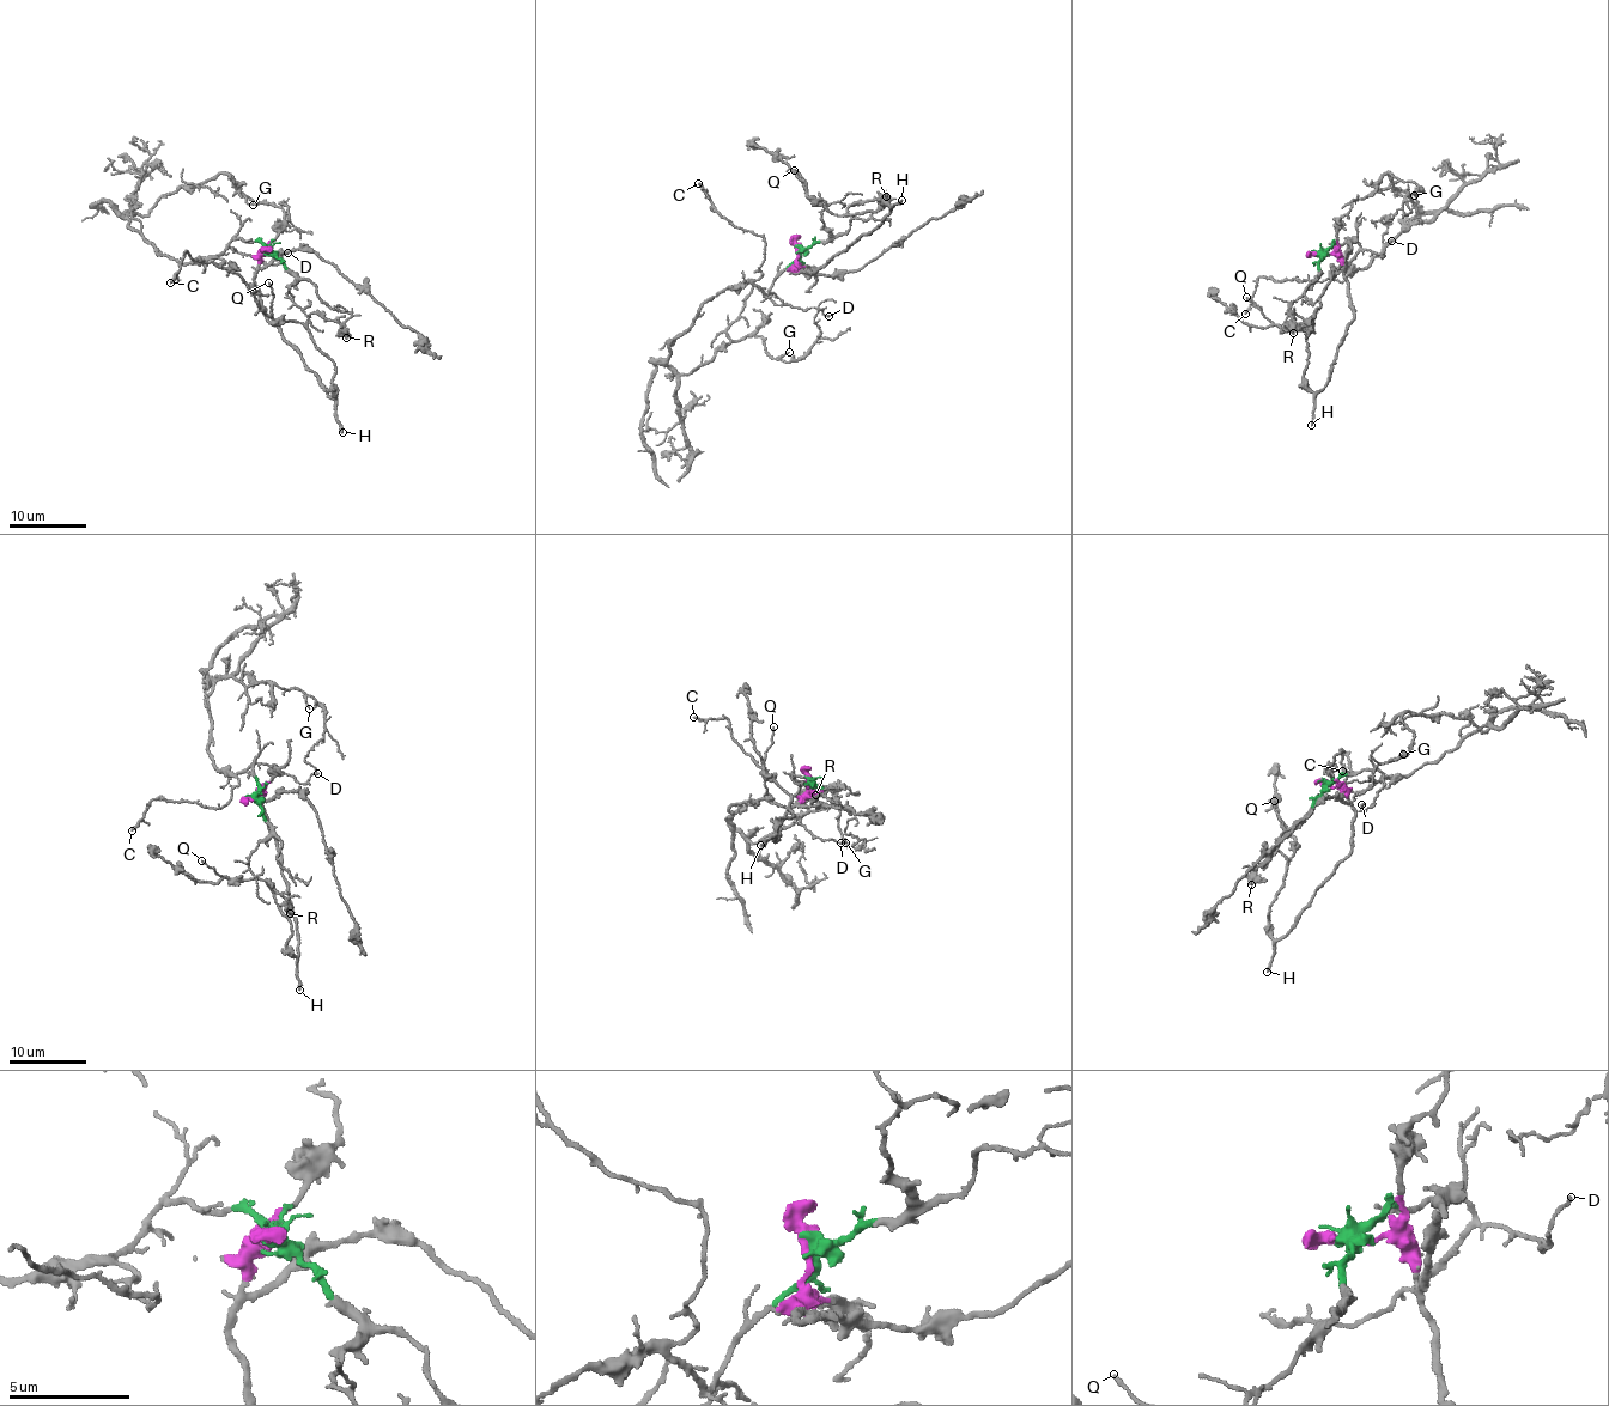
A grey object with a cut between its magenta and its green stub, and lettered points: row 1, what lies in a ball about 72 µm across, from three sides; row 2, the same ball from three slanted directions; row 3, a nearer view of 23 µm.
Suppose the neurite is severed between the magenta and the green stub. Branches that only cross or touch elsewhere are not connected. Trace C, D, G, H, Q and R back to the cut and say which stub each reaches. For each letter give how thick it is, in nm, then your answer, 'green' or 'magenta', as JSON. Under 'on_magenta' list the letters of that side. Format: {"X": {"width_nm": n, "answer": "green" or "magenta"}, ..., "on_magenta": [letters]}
{"C": {"width_nm": 170, "answer": "green"}, "D": {"width_nm": 130, "answer": "green"}, "G": {"width_nm": 100, "answer": "green"}, "H": {"width_nm": 240, "answer": "magenta"}, "Q": {"width_nm": 170, "answer": "magenta"}, "R": {"width_nm": 440, "answer": "magenta"}, "on_magenta": ["H", "Q", "R"]}

